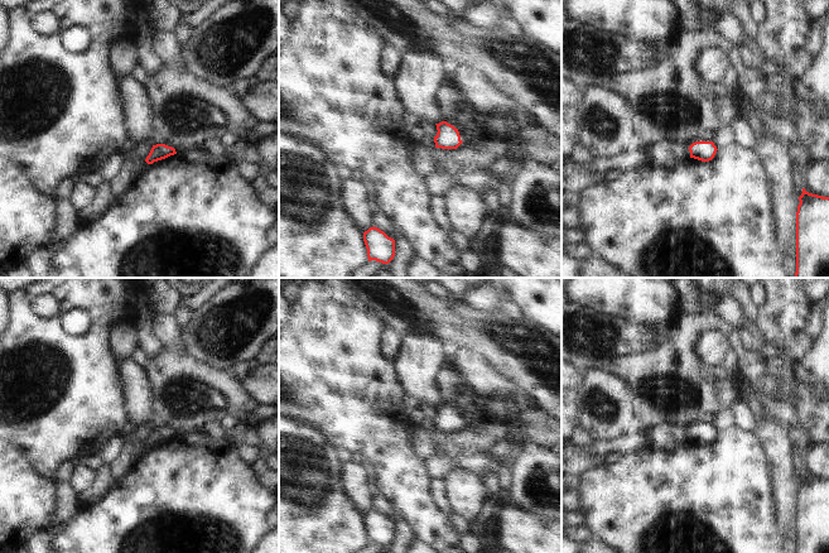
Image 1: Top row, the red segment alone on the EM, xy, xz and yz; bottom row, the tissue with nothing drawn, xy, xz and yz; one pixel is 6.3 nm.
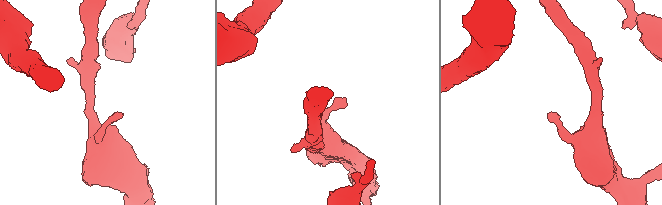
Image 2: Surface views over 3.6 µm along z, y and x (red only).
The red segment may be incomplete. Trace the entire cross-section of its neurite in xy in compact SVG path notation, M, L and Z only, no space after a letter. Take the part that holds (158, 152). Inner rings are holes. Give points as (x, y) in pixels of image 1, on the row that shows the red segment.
M156 144L156 145L153 145L153 148L151 148L149 155L146 157L145 162L148 164L153 164L154 162L165 159L165 158L174 155L174 154L177 154L174 148L168 146L165 144Z

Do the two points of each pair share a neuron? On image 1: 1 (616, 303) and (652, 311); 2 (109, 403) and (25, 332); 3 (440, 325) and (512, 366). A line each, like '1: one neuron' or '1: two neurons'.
1: one neuron
2: one neuron
3: one neuron

